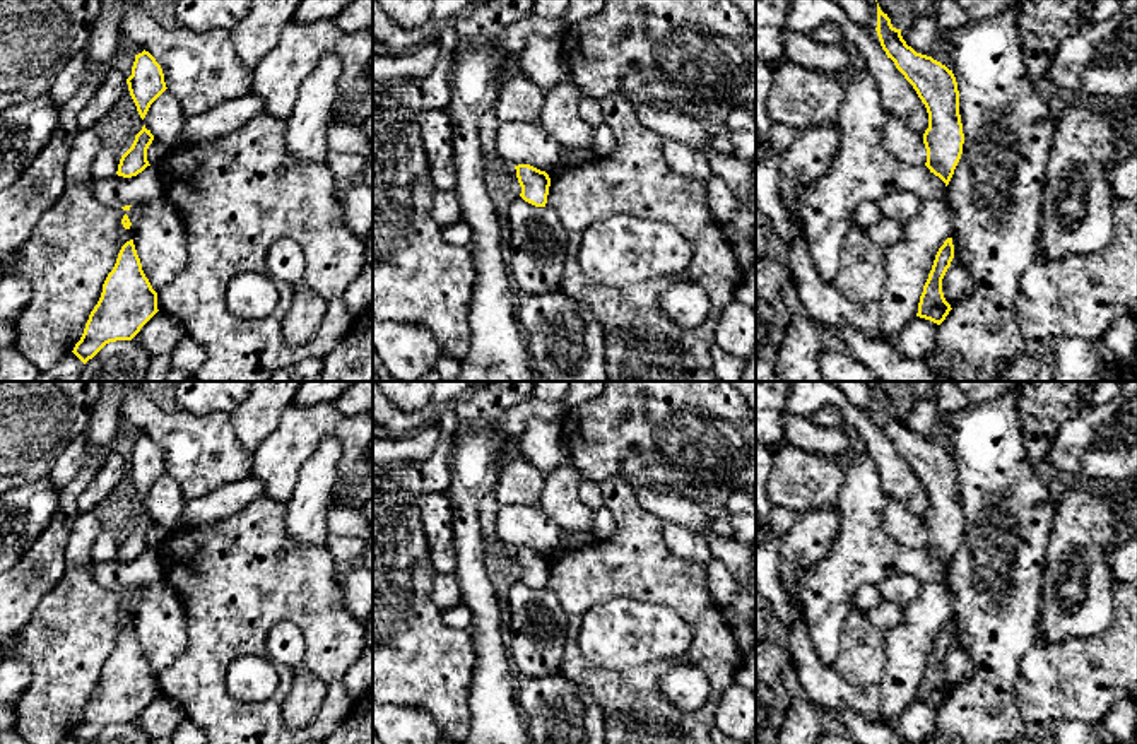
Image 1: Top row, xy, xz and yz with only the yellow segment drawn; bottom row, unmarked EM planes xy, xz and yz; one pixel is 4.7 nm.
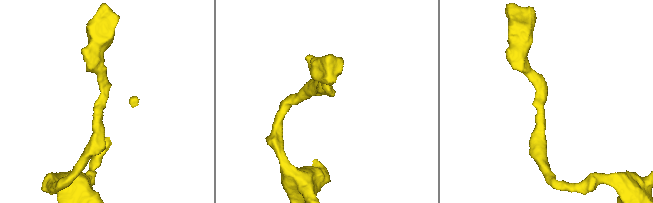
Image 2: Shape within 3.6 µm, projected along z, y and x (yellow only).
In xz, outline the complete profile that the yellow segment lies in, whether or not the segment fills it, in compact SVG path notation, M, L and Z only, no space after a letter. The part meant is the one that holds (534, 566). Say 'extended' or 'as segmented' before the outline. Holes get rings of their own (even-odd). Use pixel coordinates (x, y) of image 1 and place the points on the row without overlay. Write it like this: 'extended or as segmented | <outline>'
as segmented | M518 547L515 552L521 570L520 580L535 590L545 590L551 570L549 558L530 547Z

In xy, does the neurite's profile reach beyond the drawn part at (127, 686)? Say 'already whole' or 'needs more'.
already whole

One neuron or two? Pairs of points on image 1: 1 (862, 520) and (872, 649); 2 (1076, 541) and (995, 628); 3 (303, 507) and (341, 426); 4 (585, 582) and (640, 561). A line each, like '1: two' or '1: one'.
1: two
2: two
3: two
4: one

